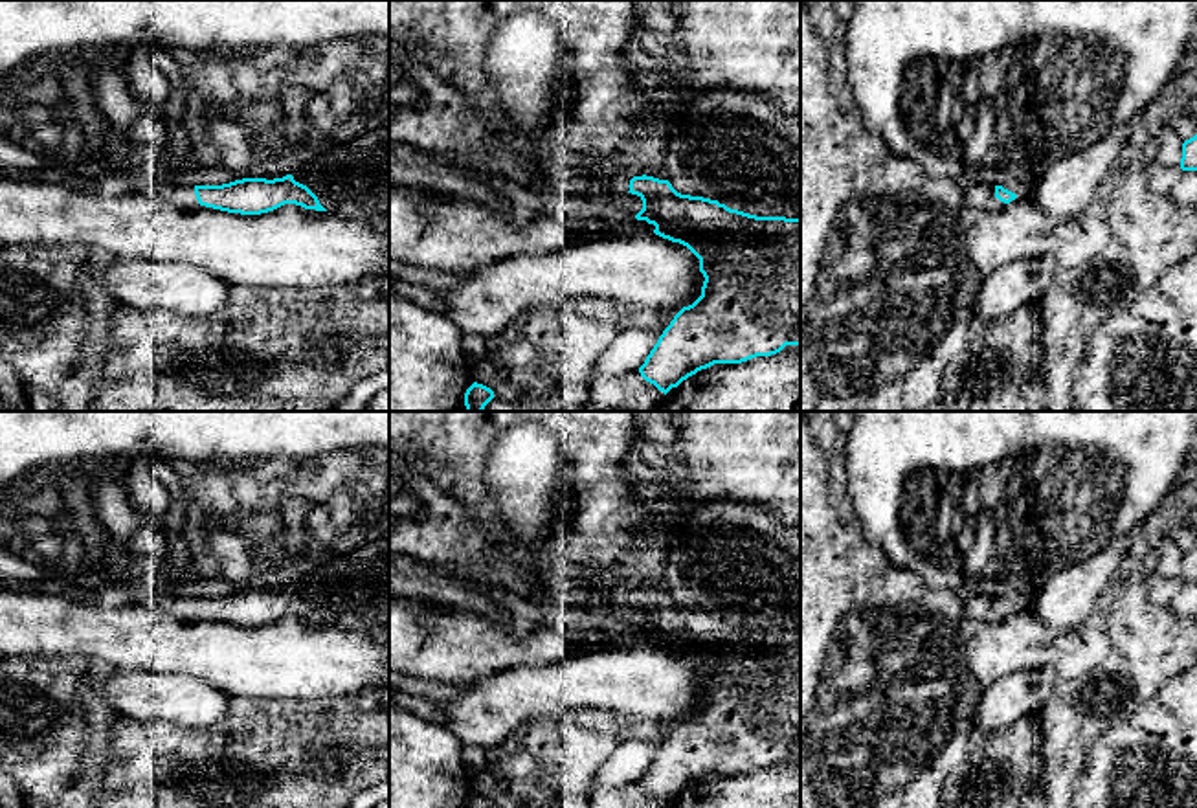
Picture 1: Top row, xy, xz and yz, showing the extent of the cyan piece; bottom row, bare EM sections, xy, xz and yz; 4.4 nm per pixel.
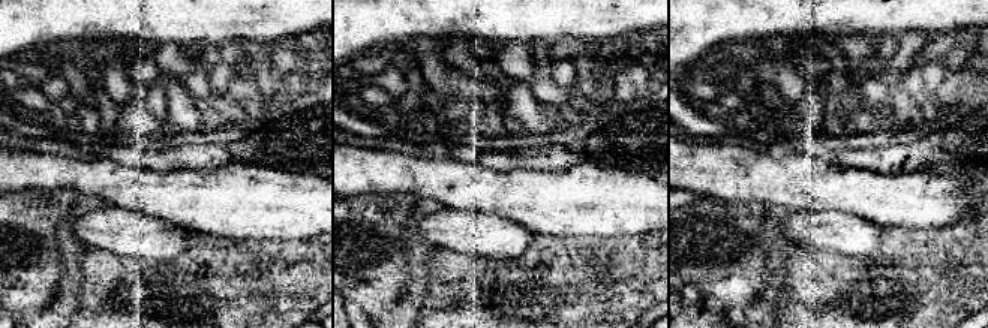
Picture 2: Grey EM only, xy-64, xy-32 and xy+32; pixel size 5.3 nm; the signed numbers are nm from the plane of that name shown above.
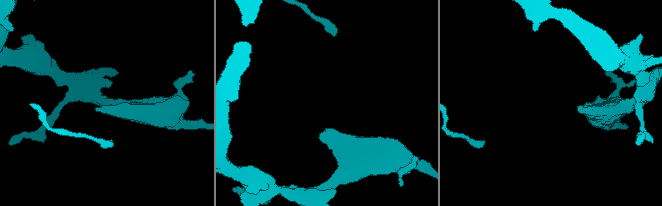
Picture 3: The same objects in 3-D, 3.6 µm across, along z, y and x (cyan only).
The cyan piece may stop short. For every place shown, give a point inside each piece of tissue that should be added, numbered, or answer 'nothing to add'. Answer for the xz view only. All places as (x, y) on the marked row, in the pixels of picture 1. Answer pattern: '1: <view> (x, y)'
1: xz (619, 179)

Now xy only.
1: xy (182, 197)

